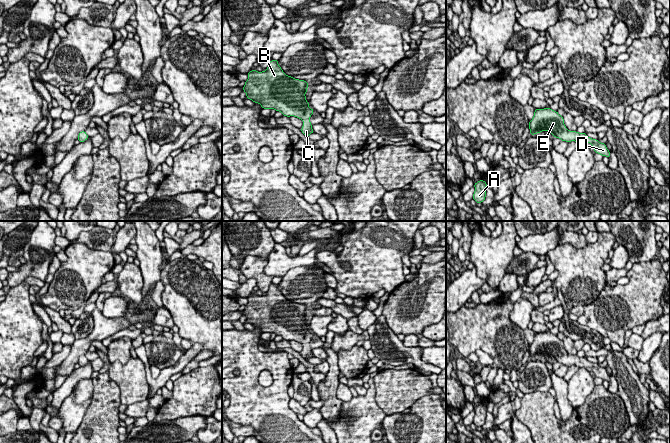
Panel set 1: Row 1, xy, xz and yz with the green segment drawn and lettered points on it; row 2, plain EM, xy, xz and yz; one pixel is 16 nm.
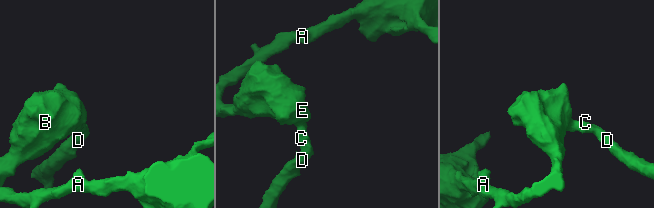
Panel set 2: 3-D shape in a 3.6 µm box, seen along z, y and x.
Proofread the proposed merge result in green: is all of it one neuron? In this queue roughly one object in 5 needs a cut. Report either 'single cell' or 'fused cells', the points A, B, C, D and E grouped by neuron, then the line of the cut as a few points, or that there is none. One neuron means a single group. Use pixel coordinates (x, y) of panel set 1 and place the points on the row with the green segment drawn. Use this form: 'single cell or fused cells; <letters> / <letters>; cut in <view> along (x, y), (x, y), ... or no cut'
single cell; A B C D E; no cut

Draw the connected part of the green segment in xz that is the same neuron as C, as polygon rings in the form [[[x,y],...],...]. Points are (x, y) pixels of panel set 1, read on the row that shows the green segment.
[[[271,60],[266,71],[258,72],[251,70],[247,75],[248,79],[245,82],[243,91],[247,94],[246,97],[254,103],[259,103],[263,109],[275,109],[281,112],[284,116],[294,116],[303,120],[302,133],[309,136],[314,133],[310,122],[310,117],[314,109],[309,107],[305,93],[307,92],[308,82],[299,80],[286,75],[278,65],[278,60]]]

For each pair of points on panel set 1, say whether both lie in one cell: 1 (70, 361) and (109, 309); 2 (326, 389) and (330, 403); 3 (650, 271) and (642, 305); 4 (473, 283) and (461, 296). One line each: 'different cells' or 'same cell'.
1: different cells
2: same cell
3: same cell
4: same cell

